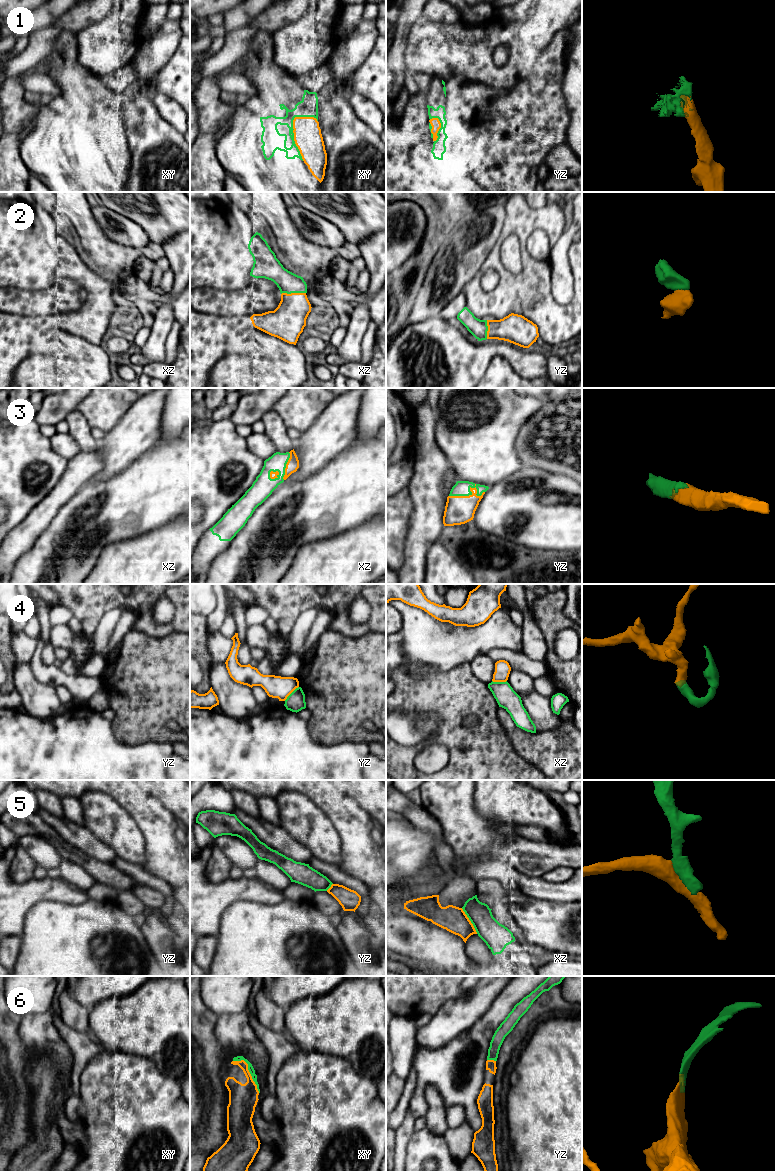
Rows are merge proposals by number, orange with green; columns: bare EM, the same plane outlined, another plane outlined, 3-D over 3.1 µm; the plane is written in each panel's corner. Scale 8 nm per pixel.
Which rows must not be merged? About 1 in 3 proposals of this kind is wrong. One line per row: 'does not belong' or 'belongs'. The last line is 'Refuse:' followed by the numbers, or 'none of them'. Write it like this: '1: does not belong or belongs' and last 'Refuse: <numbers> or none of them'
1: belongs
2: belongs
3: belongs
4: does not belong
5: belongs
6: belongs
Refuse: 4

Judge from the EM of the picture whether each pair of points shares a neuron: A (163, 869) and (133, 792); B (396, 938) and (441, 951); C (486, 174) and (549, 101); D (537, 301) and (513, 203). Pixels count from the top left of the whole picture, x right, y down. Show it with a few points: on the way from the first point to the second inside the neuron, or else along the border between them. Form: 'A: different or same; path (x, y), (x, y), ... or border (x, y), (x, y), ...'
A: same; path (162, 850), (160, 838), (139, 811)
B: same; path (407, 942), (430, 944)
C: same; path (496, 156), (533, 119)
D: same; path (533, 277), (533, 270), (523, 250), (523, 227)

